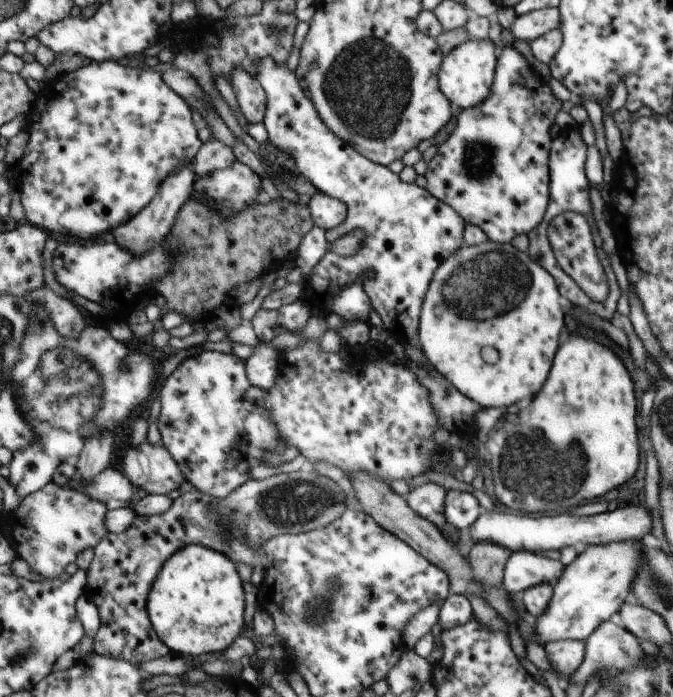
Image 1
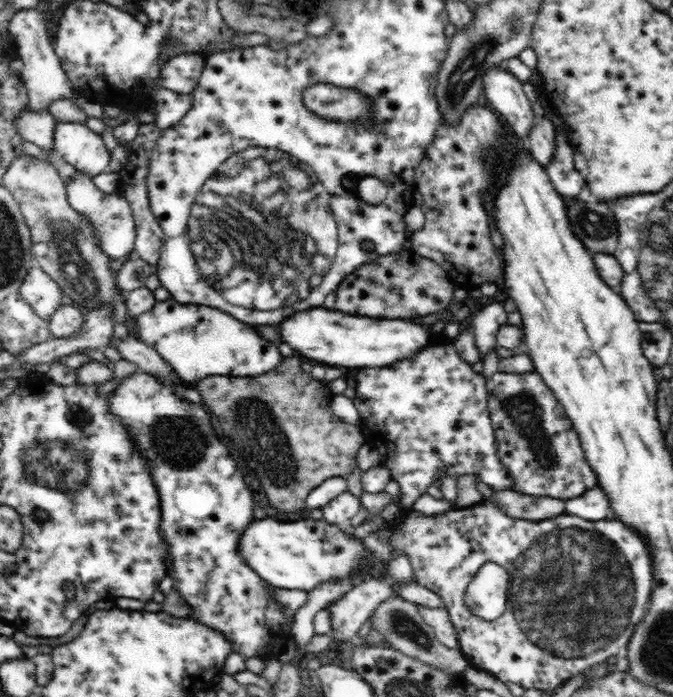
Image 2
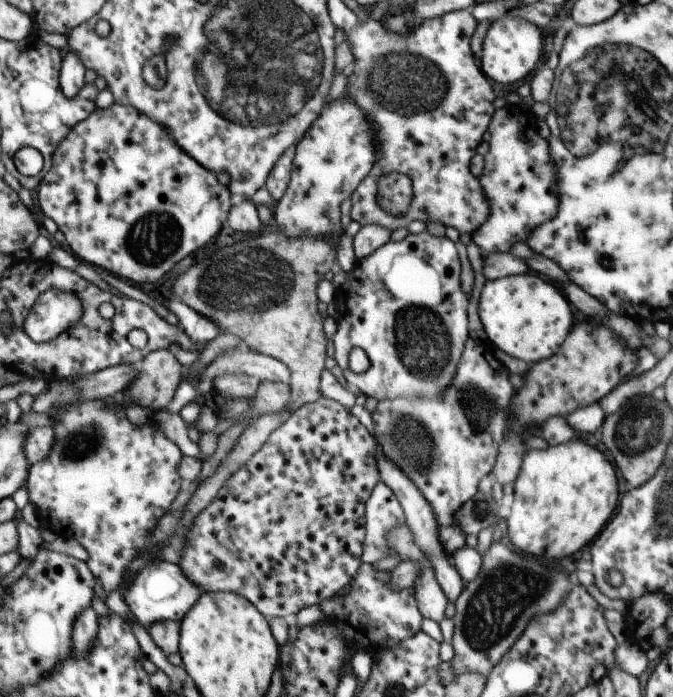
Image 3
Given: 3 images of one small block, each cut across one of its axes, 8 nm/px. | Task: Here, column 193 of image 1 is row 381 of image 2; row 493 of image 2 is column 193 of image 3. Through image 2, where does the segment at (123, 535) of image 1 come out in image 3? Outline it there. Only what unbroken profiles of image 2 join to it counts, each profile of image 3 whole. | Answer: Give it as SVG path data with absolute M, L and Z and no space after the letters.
M324 396L310 404L303 404L302 408L294 412L280 428L270 433L266 444L263 444L262 448L259 448L258 452L234 473L234 476L230 476L230 480L226 480L216 500L198 514L194 524L190 524L190 528L186 530L186 544L180 552L180 562L177 565L192 584L202 588L202 593L226 591L239 594L254 604L268 620L297 614L303 608L332 598L358 574L358 569L363 563L361 558L366 536L366 501L380 480L376 464L377 450L377 440L342 404L328 400Z

